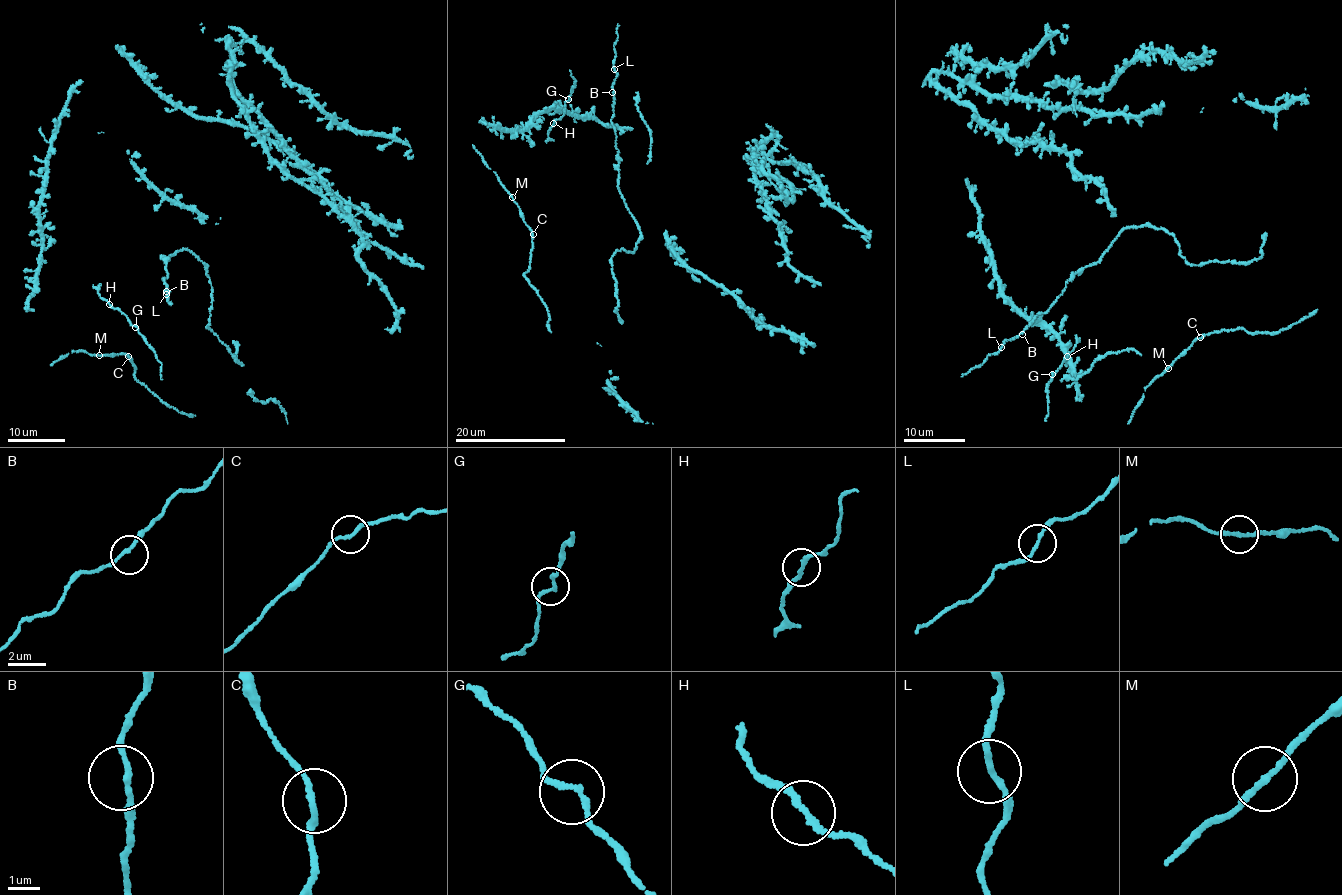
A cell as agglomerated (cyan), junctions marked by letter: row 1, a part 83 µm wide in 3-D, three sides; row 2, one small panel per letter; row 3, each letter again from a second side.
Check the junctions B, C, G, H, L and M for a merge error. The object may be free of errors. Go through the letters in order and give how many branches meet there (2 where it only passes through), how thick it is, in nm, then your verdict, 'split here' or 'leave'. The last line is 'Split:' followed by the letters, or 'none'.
B: 2 branches meet; 160 nm thick; leave
C: 2 branches meet; 170 nm thick; leave
G: 2 branches meet; 150 nm thick; leave
H: 2 branches meet; 150 nm thick; leave
L: 2 branches meet; 150 nm thick; leave
M: 2 branches meet; 170 nm thick; leave
Split: none

